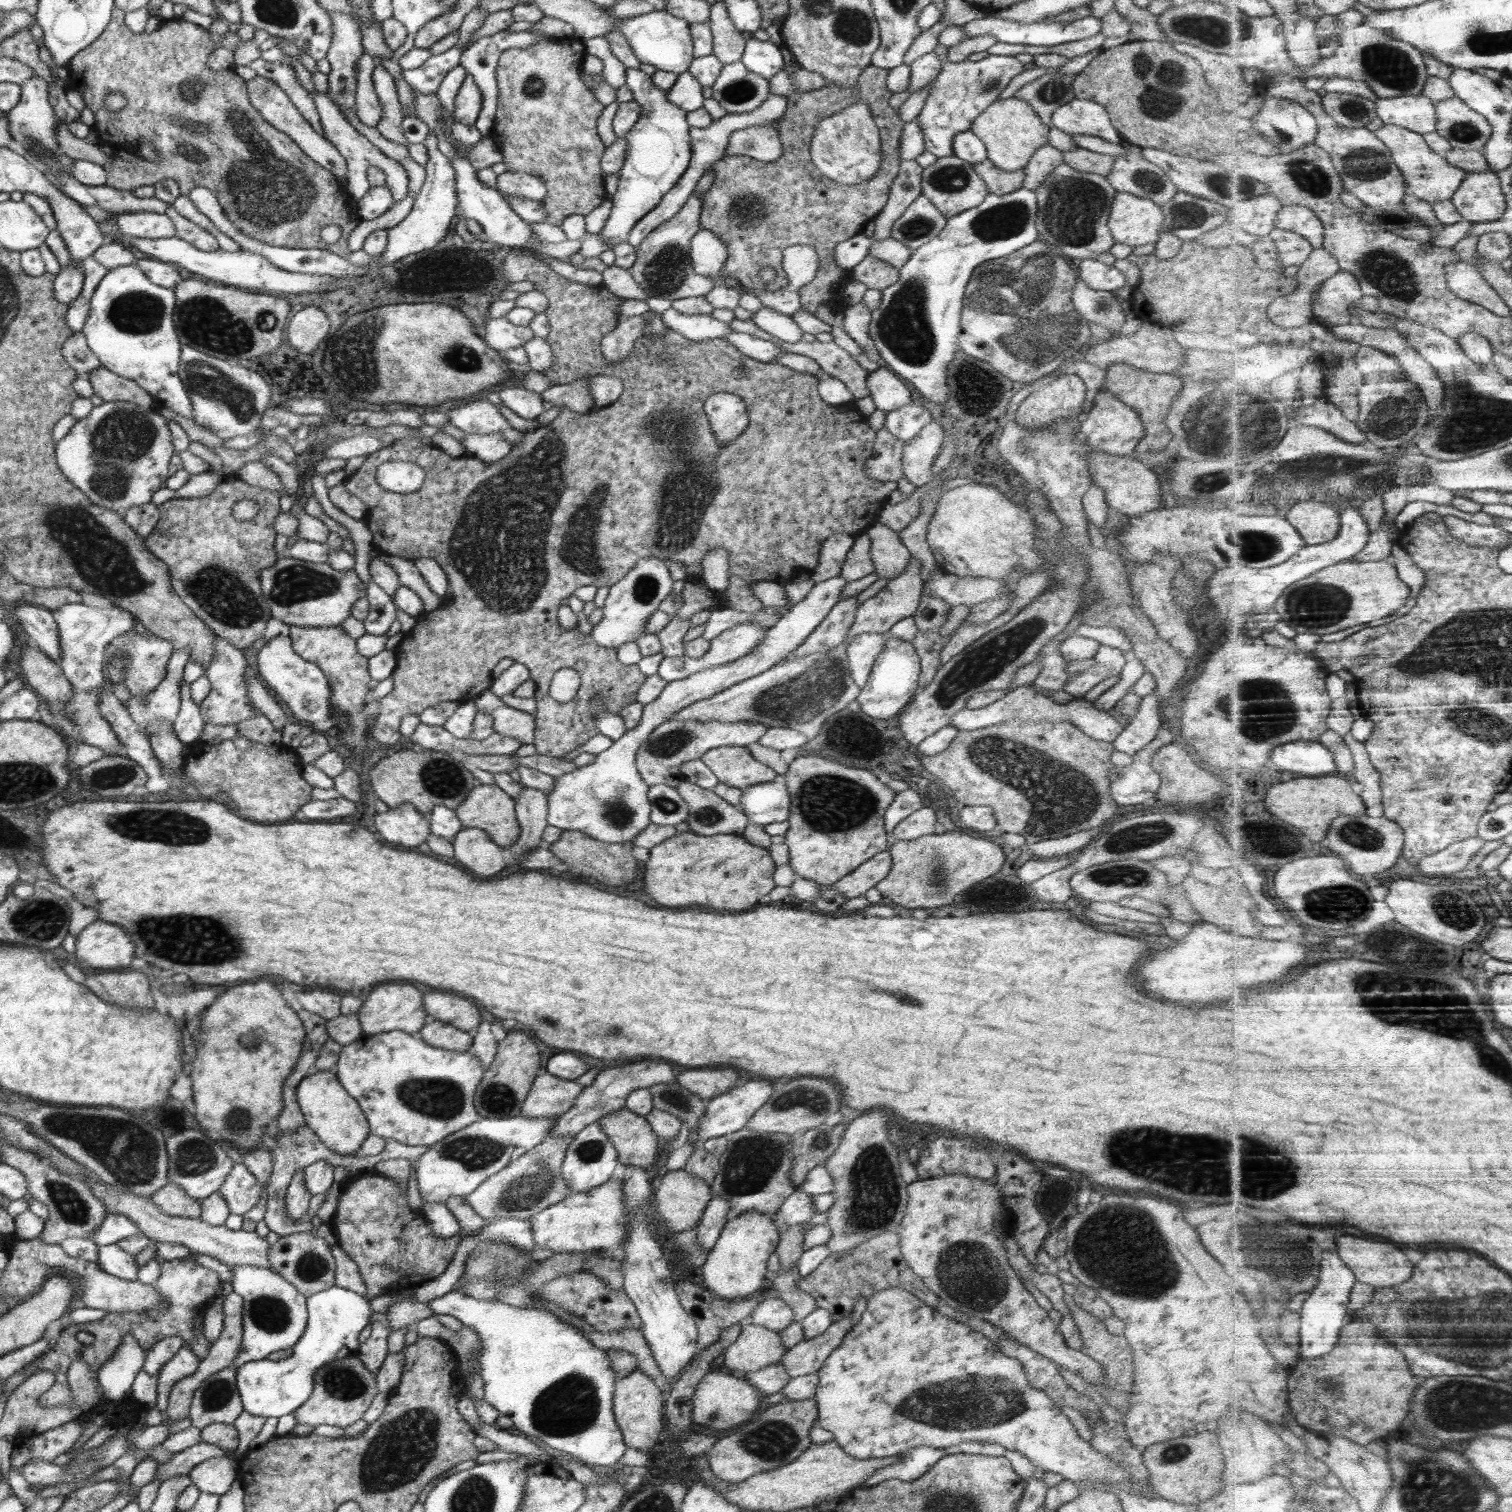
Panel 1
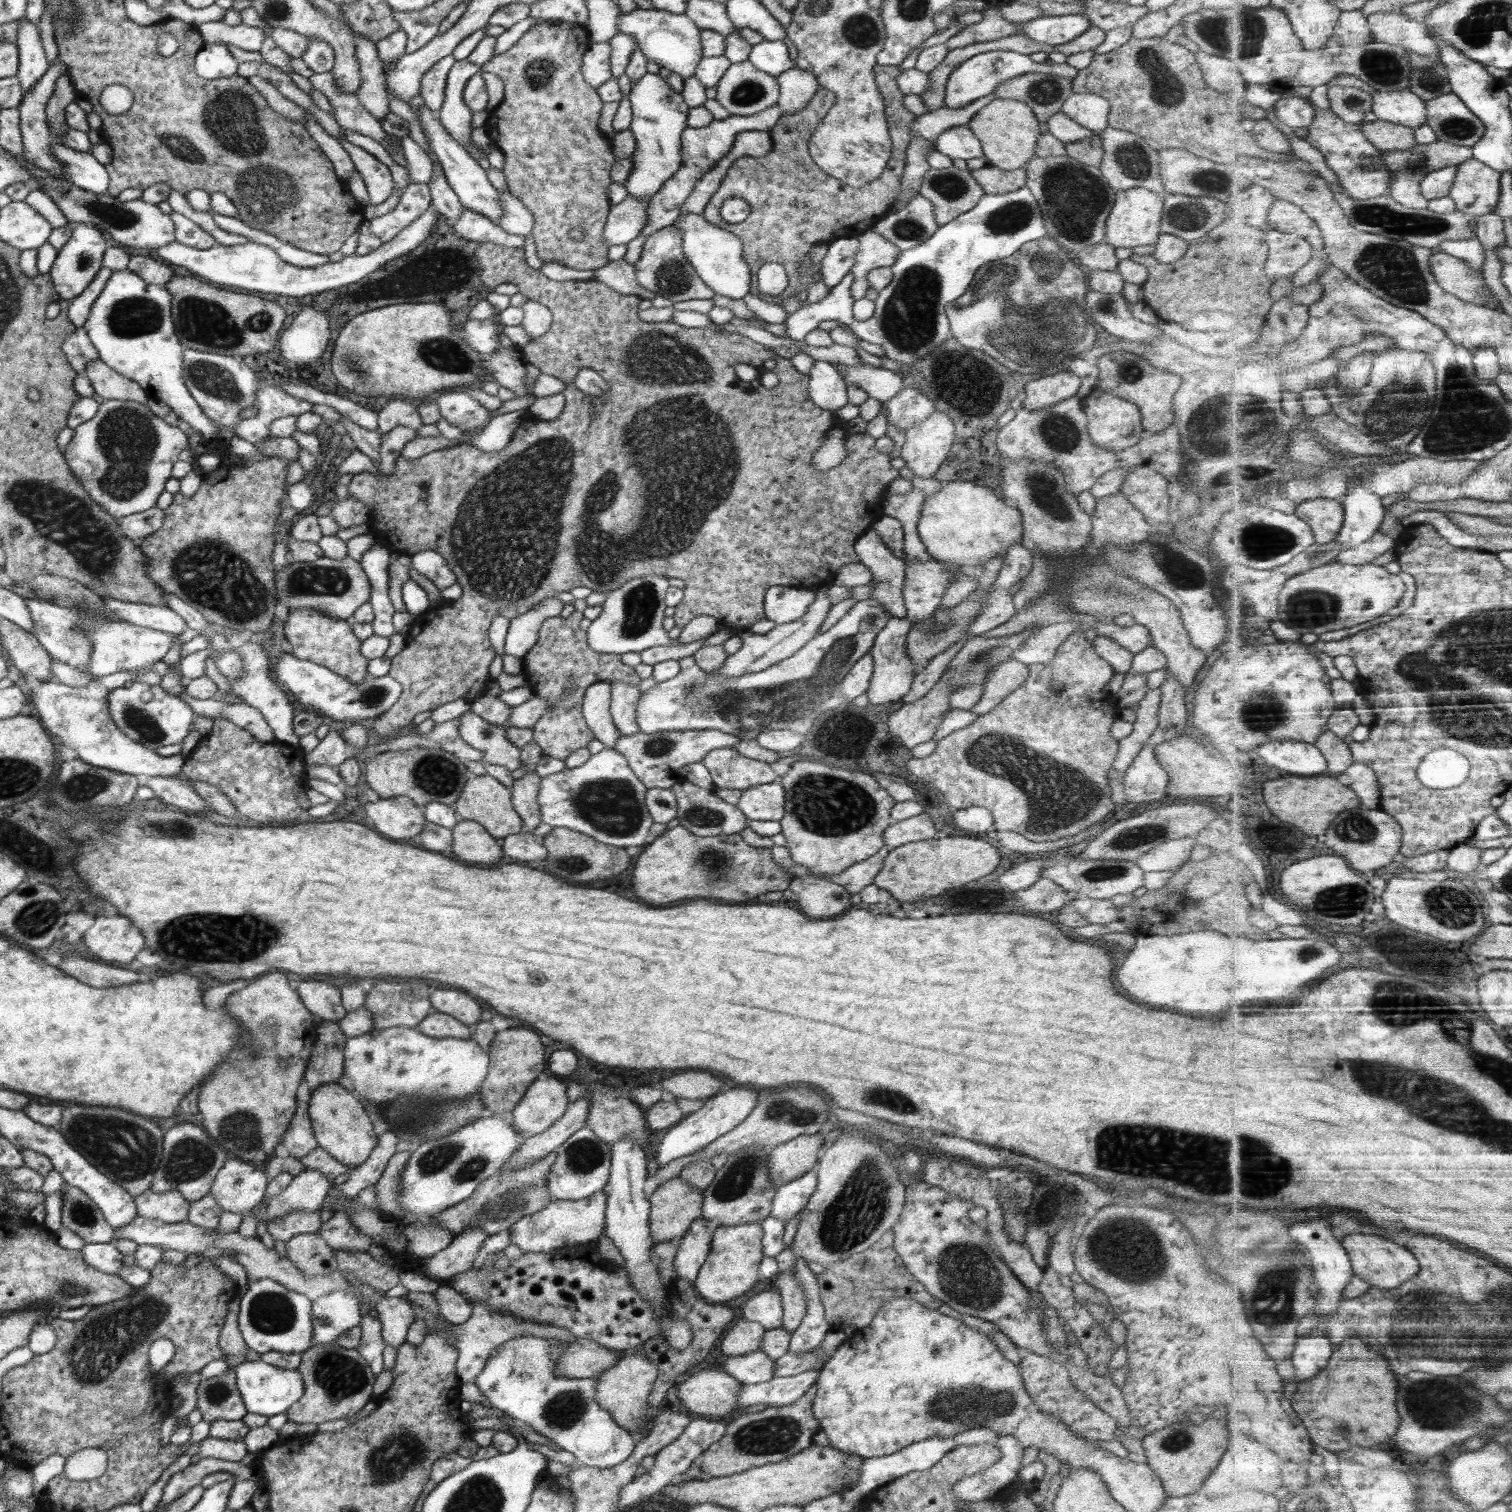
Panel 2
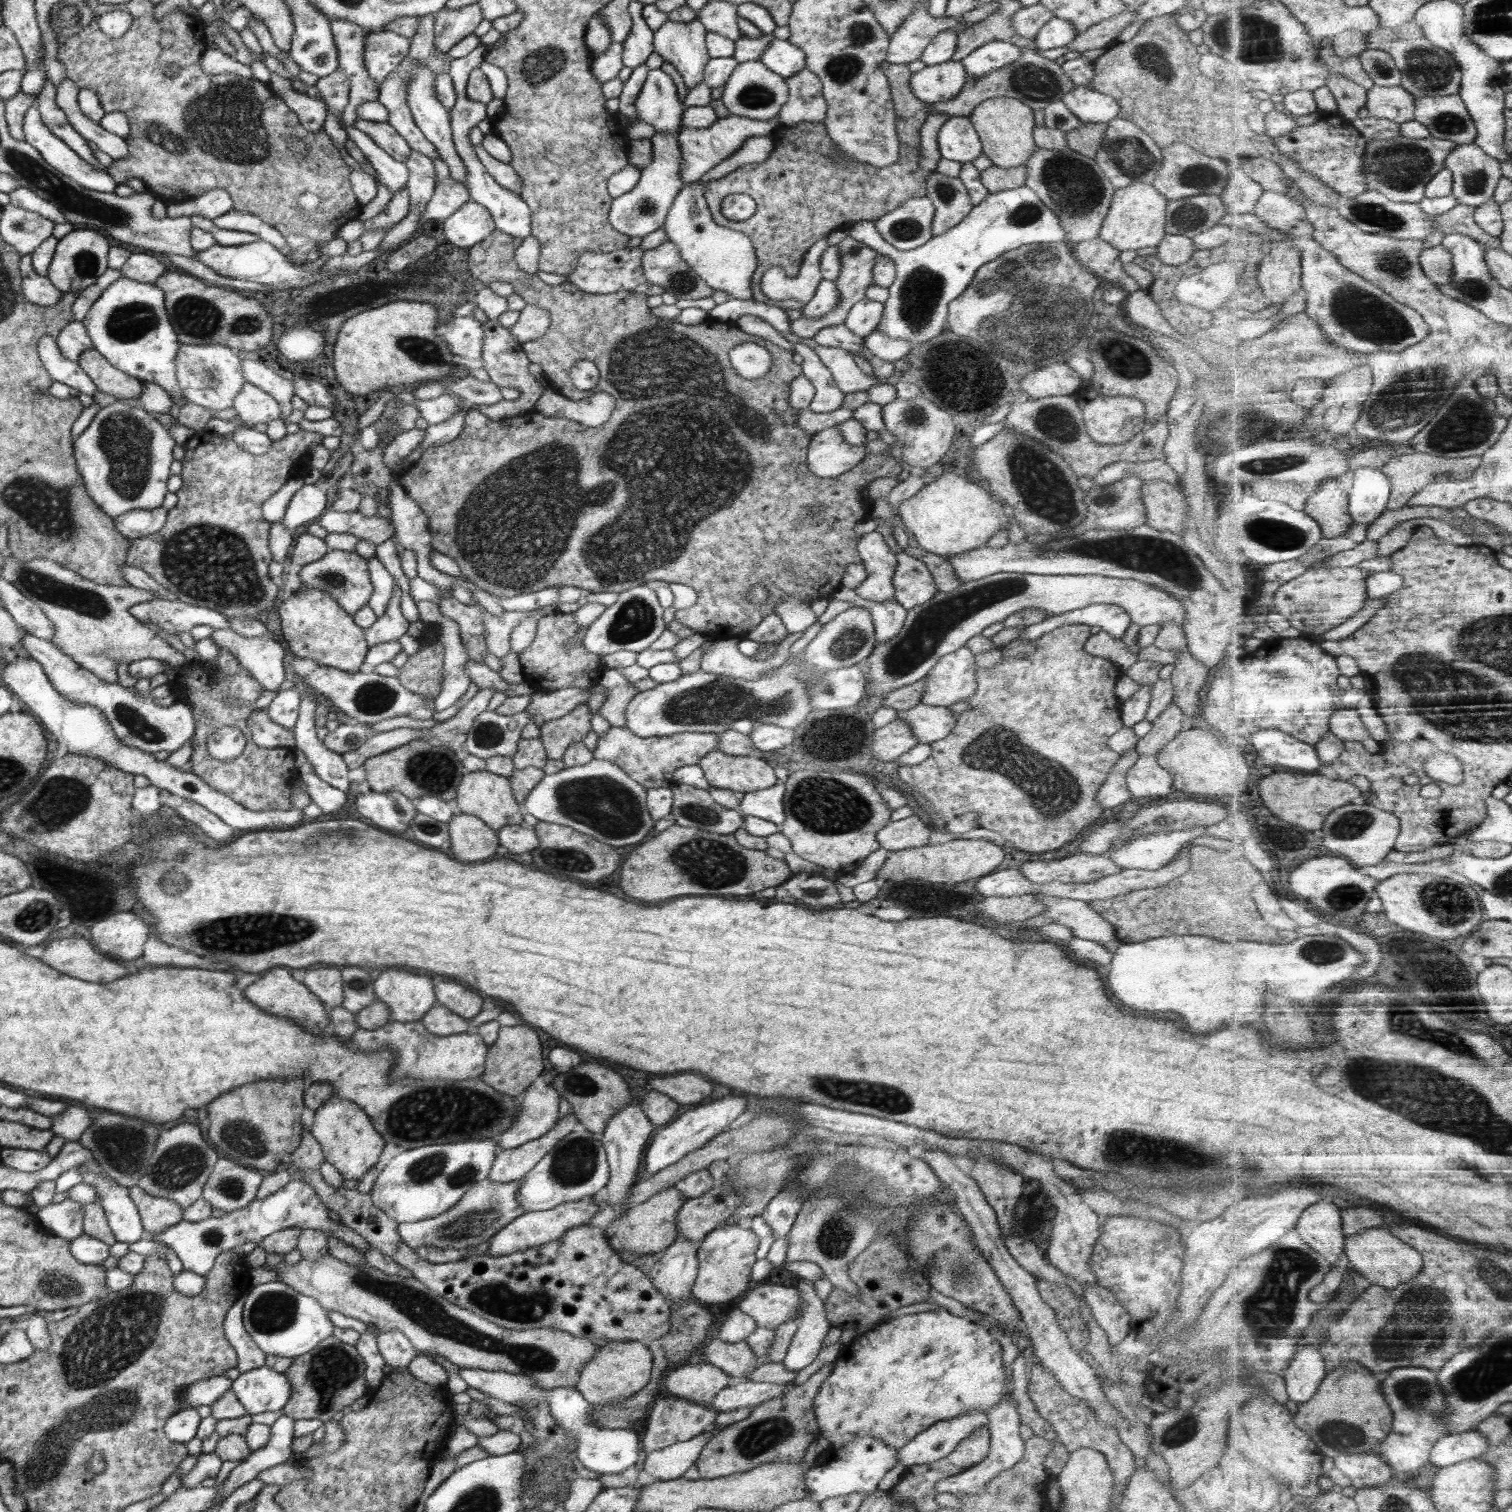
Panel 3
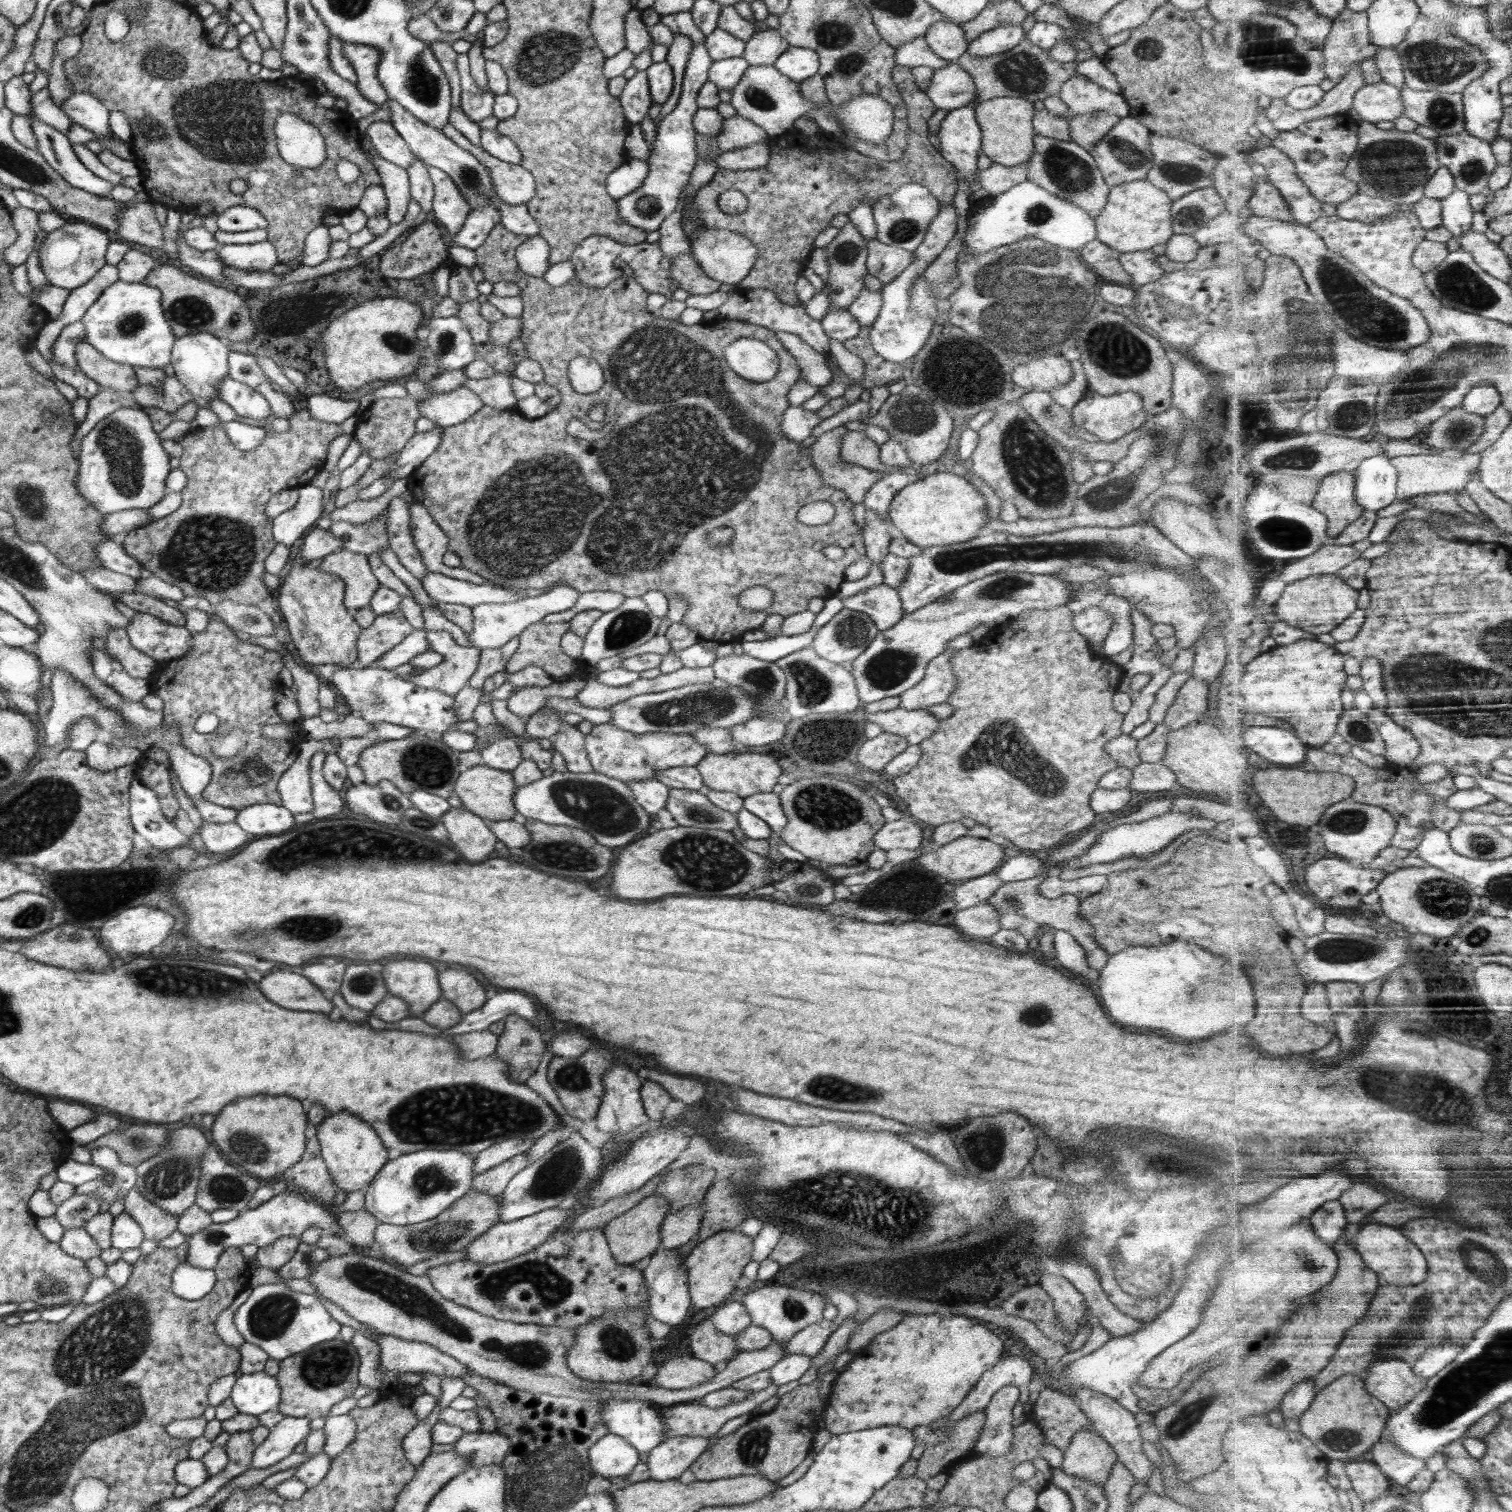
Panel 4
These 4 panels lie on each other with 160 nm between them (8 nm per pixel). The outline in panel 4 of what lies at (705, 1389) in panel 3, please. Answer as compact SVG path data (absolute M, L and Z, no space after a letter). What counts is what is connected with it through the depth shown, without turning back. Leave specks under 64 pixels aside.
M686 1354L674 1356L657 1366L658 1372L653 1379L653 1385L668 1390L696 1387L713 1380L716 1374L708 1362Z

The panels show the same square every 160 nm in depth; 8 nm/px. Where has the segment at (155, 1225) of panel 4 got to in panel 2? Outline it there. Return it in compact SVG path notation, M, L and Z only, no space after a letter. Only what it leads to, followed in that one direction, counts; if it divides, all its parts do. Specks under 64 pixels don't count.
M148 1189L134 1200L138 1215L168 1224L186 1221L191 1205L178 1191L155 1193Z

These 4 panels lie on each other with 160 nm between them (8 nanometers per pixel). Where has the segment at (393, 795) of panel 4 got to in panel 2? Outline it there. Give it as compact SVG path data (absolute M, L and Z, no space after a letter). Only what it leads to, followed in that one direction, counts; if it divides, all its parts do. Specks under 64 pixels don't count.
M408 797L380 798L376 802L368 802L366 814L368 814L368 818L372 818L374 828L392 840L416 838L422 832L427 821L424 816L424 806L417 805Z

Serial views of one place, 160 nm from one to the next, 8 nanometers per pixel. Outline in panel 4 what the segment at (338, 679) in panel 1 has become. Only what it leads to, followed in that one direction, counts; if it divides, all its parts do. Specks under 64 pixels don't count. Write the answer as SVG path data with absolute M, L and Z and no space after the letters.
M298 555L281 586L276 606L286 620L287 632L300 658L310 665L350 666L358 656L357 640L362 628L355 621L351 610L344 606L344 582L337 576L320 570L317 562L303 560Z

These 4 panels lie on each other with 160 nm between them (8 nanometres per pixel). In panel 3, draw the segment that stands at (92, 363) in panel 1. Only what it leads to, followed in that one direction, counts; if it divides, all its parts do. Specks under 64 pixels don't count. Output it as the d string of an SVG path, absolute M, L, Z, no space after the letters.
M74 319L60 331L56 337L56 343L60 352L74 362L78 362L82 352L93 348L93 342L88 336L84 323Z

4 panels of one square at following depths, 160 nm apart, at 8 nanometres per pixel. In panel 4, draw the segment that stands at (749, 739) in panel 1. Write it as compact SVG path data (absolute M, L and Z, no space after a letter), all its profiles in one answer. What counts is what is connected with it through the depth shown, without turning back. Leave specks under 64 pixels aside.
M608 722L594 725L593 729L585 735L585 749L594 771L625 783L631 780L655 778L657 770L695 767L708 754L707 748L689 733L634 734Z

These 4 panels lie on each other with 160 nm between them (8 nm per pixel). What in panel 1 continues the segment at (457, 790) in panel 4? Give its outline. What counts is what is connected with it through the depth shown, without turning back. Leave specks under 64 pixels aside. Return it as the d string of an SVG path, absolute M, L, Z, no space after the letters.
M479 784L453 811L464 827L480 828L501 847L510 847L519 837L520 825L515 815L515 799L495 784Z

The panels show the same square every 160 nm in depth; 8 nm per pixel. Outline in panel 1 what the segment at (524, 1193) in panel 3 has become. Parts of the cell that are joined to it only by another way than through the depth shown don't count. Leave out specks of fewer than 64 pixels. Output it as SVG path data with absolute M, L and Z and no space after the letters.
M598 1121L577 1132L566 1149L561 1173L571 1192L586 1192L608 1182L618 1163L616 1150Z

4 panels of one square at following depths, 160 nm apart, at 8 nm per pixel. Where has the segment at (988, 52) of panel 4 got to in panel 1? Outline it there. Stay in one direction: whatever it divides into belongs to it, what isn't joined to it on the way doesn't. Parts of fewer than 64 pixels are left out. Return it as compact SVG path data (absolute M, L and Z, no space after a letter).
M937 41L936 55L942 59L942 68L933 80L928 98L921 113L915 118L924 135L925 150L938 157L952 156L952 139L955 134L969 130L974 119L987 106L996 101L1000 93L1010 84L1010 81L1024 70L1015 57L990 55L979 62L948 62L946 47Z

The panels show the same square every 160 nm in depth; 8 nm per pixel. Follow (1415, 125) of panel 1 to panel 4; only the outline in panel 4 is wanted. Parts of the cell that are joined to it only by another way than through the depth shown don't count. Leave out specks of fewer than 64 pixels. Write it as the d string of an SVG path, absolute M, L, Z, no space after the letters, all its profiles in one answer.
M1392 83L1367 84L1356 95L1355 108L1364 121L1396 121L1405 114L1403 90Z

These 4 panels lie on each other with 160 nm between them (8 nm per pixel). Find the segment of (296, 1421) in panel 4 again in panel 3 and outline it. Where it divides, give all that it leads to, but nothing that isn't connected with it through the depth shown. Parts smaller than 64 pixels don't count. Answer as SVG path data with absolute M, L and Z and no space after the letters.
M281 1415L270 1428L270 1438L266 1446L251 1451L244 1461L226 1477L224 1482L223 1501L234 1490L240 1488L252 1479L258 1478L263 1471L270 1470L273 1466L286 1463L294 1455L292 1439L294 1438L294 1424L296 1420L290 1416Z

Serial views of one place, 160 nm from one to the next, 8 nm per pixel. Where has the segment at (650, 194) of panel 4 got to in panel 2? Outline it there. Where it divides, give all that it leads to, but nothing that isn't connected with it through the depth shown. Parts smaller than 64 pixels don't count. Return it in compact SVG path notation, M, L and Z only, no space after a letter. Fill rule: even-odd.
M636 7L628 14L622 13L617 22L619 34L629 34L634 37L636 45L647 61L679 74L682 78L691 77L702 60L701 29L685 14L672 14L654 8L644 10ZM626 197L620 204L611 206L604 227L604 244L610 247L628 244L641 234L647 223L647 208L651 197Z

